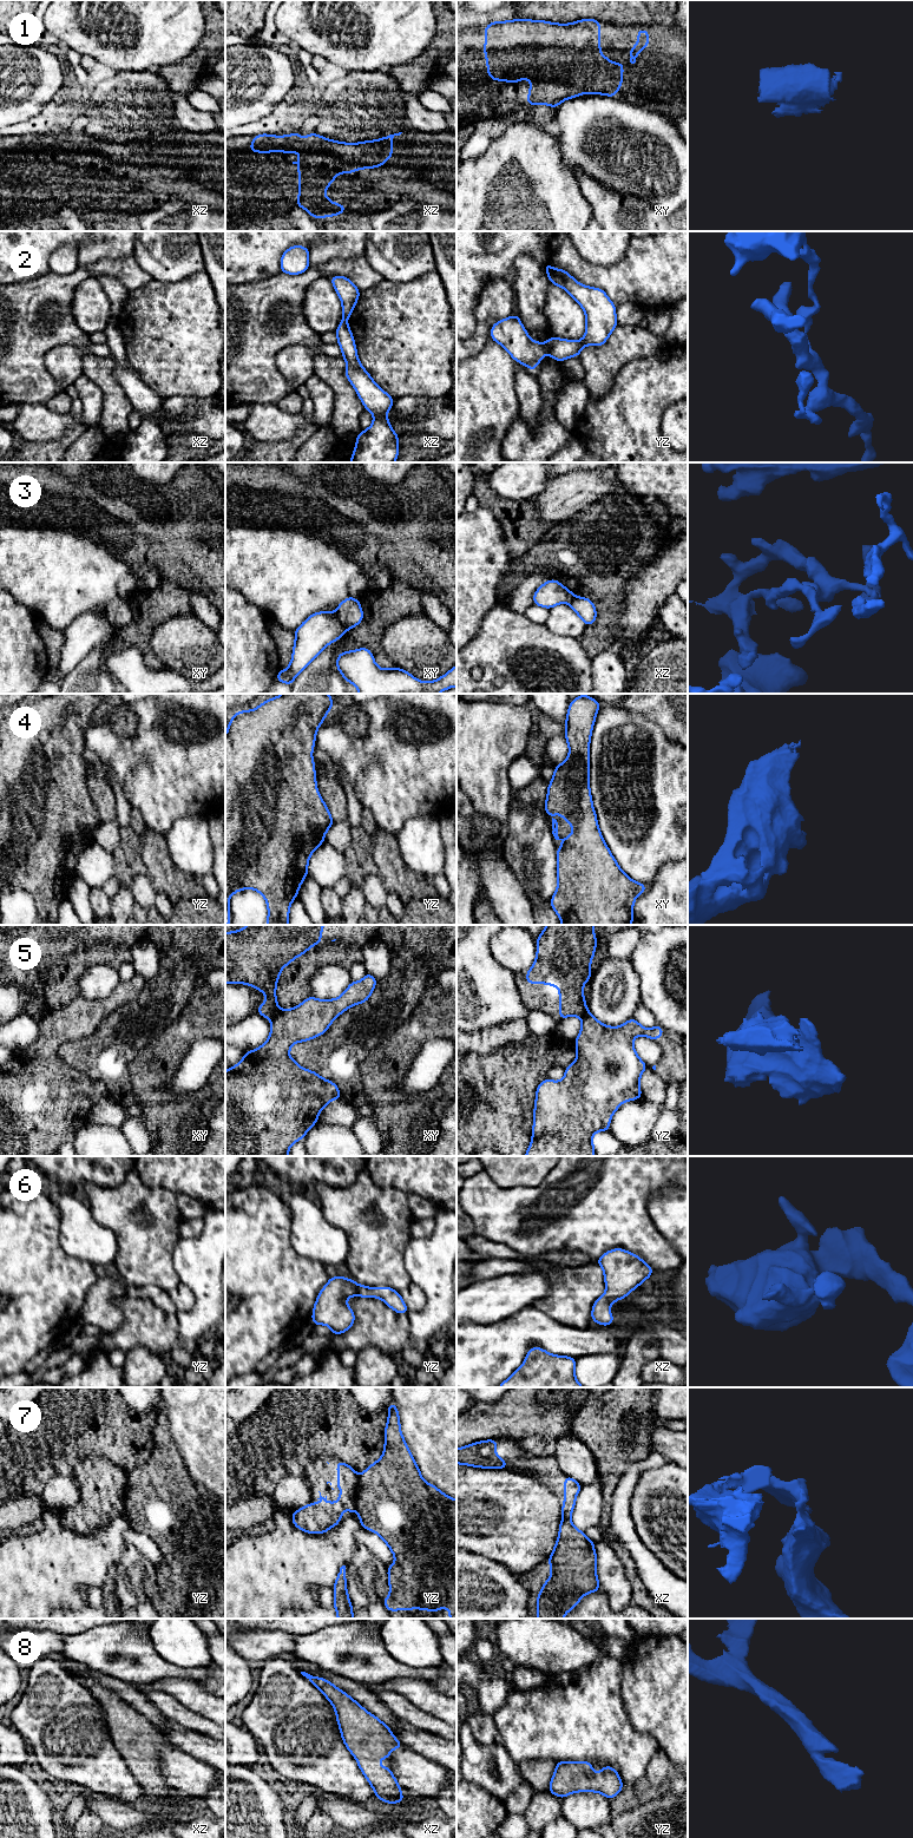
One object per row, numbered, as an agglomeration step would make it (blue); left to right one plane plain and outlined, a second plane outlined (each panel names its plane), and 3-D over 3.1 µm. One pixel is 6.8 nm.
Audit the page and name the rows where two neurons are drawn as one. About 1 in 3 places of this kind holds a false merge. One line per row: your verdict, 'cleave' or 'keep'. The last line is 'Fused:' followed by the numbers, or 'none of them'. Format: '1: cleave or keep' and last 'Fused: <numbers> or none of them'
1: keep
2: cleave
3: cleave
4: keep
5: cleave
6: keep
7: cleave
8: keep
Fused: 2, 3, 5, 7

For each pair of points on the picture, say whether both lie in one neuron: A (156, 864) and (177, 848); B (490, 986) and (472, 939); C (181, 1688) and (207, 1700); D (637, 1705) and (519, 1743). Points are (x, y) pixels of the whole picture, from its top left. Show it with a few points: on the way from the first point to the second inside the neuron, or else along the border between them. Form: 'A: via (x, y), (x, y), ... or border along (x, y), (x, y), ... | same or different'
A: border along (163, 835), (171, 861), (188, 874) | different
B: via (478, 975), (472, 969), (472, 951) | same
C: via (186, 1691), (201, 1700) | same
D: border along (621, 1681), (621, 1695), (629, 1721), (641, 1732) | different

